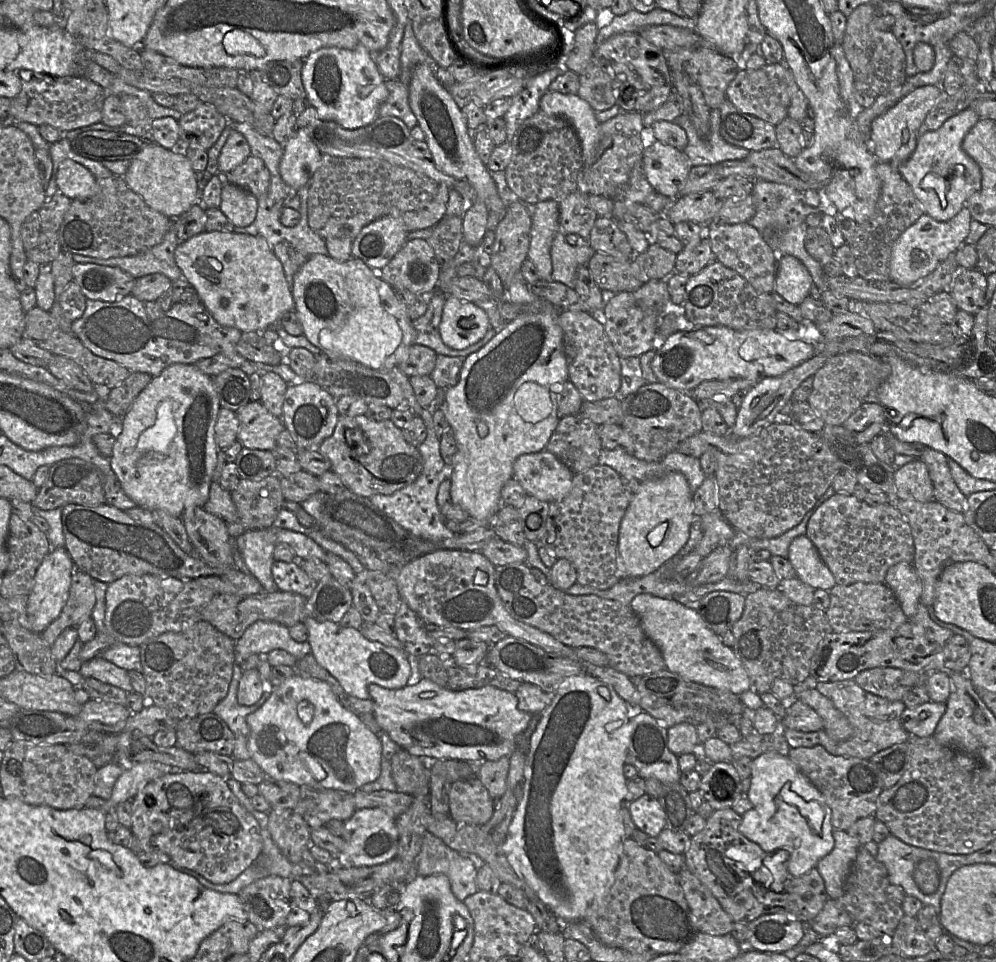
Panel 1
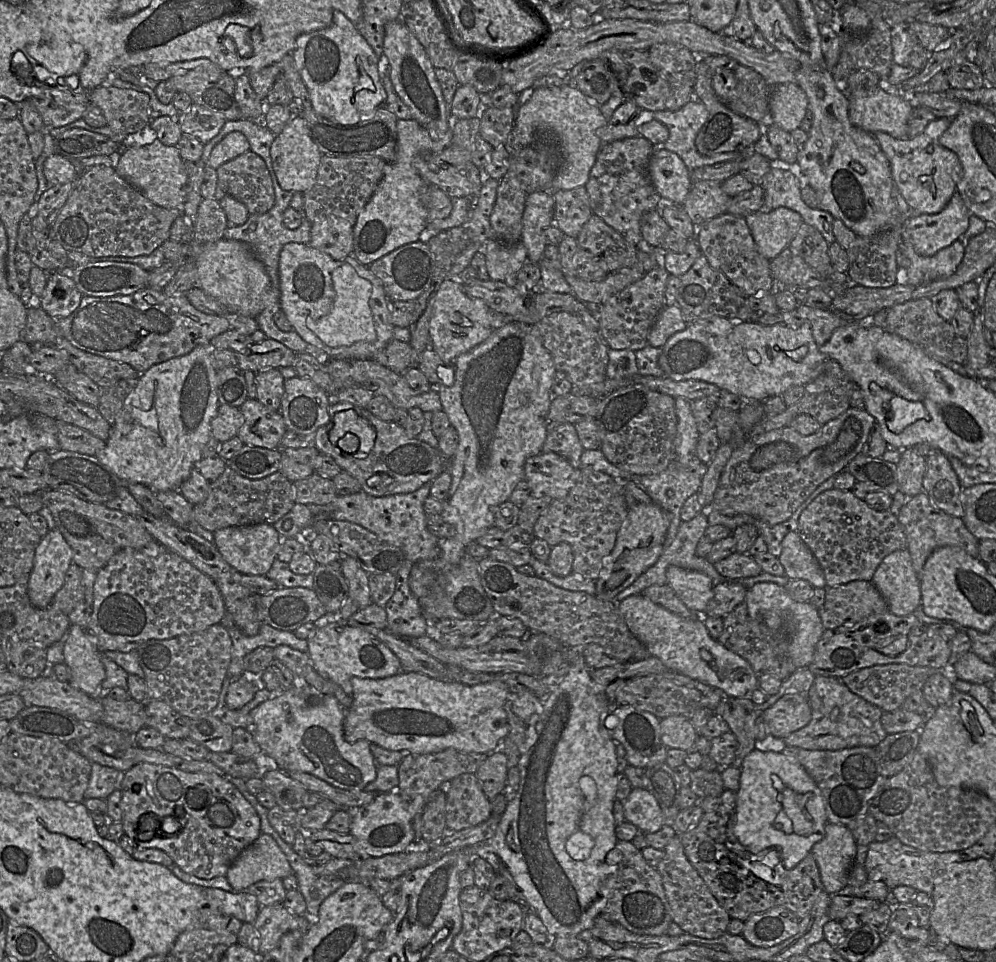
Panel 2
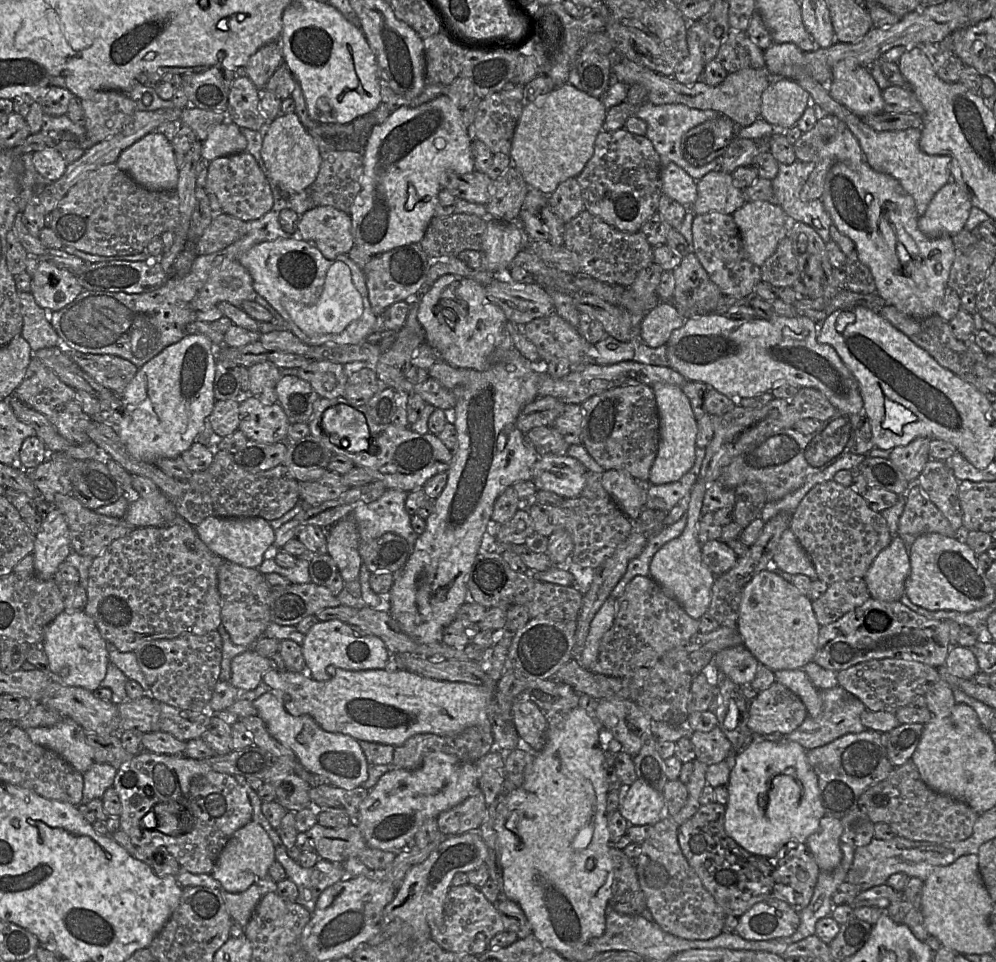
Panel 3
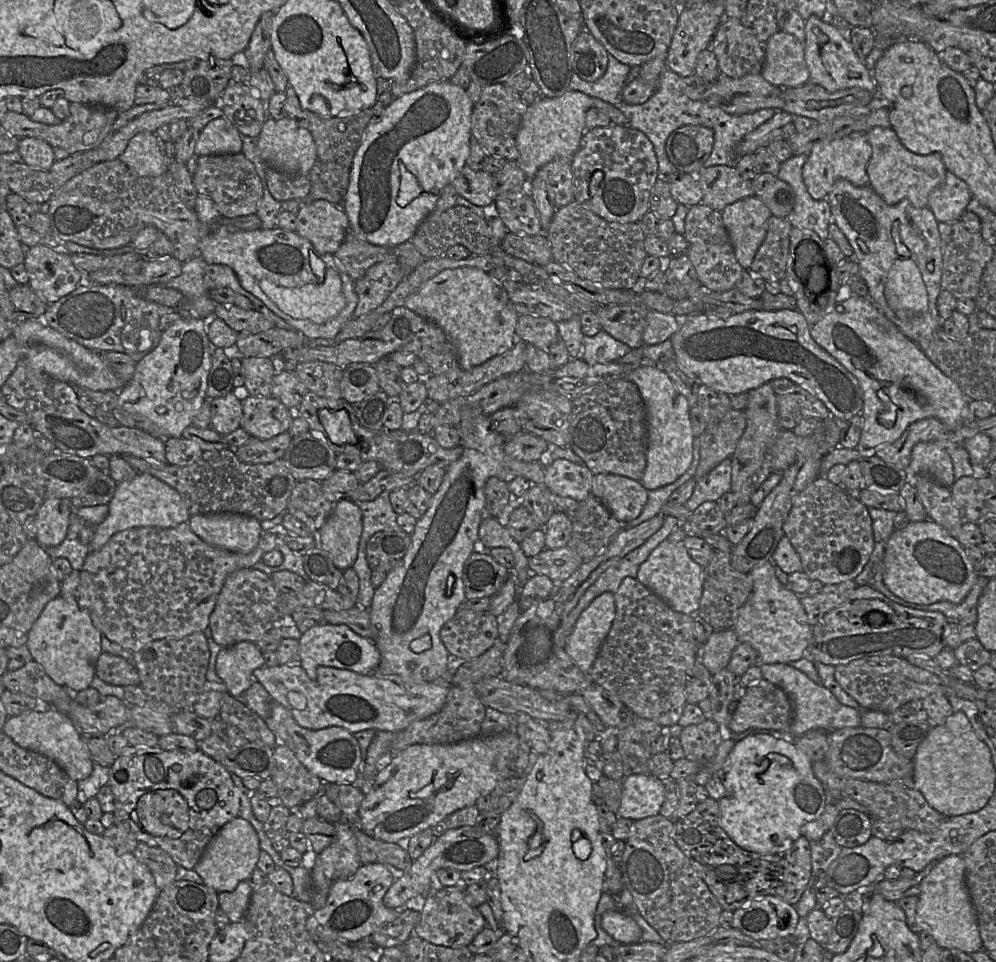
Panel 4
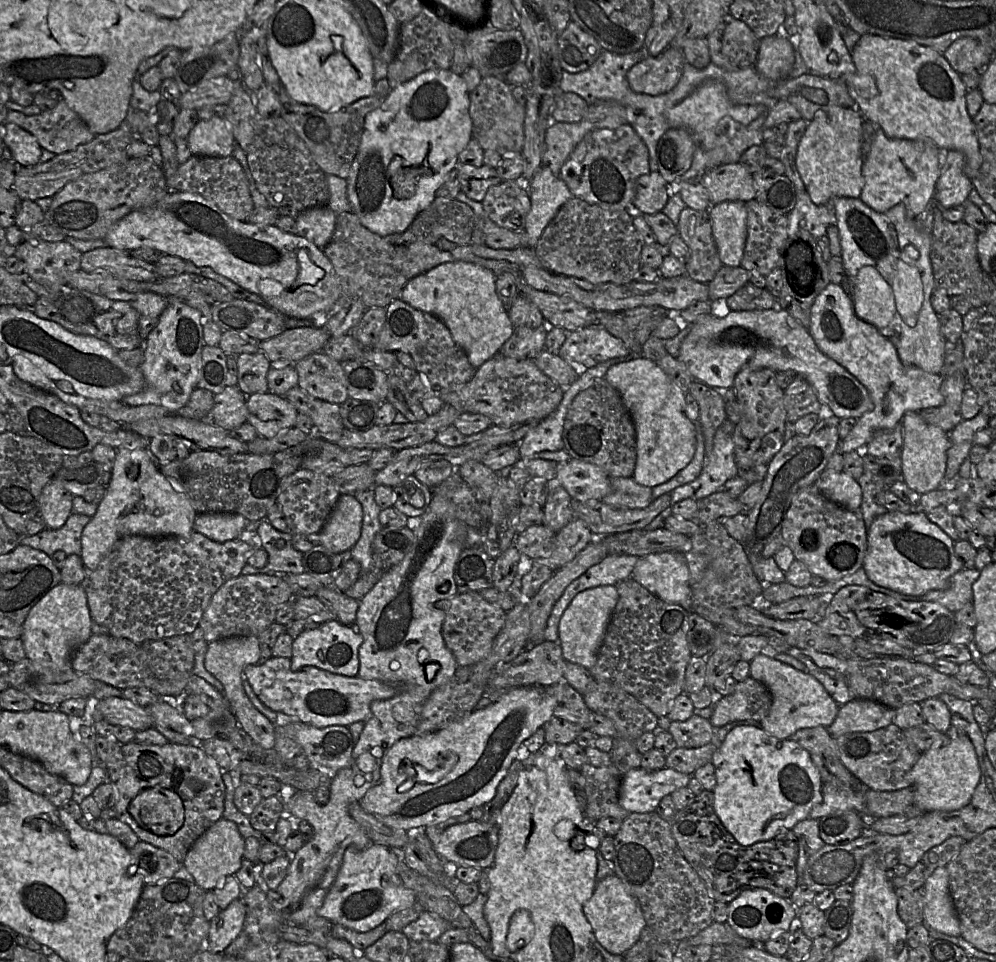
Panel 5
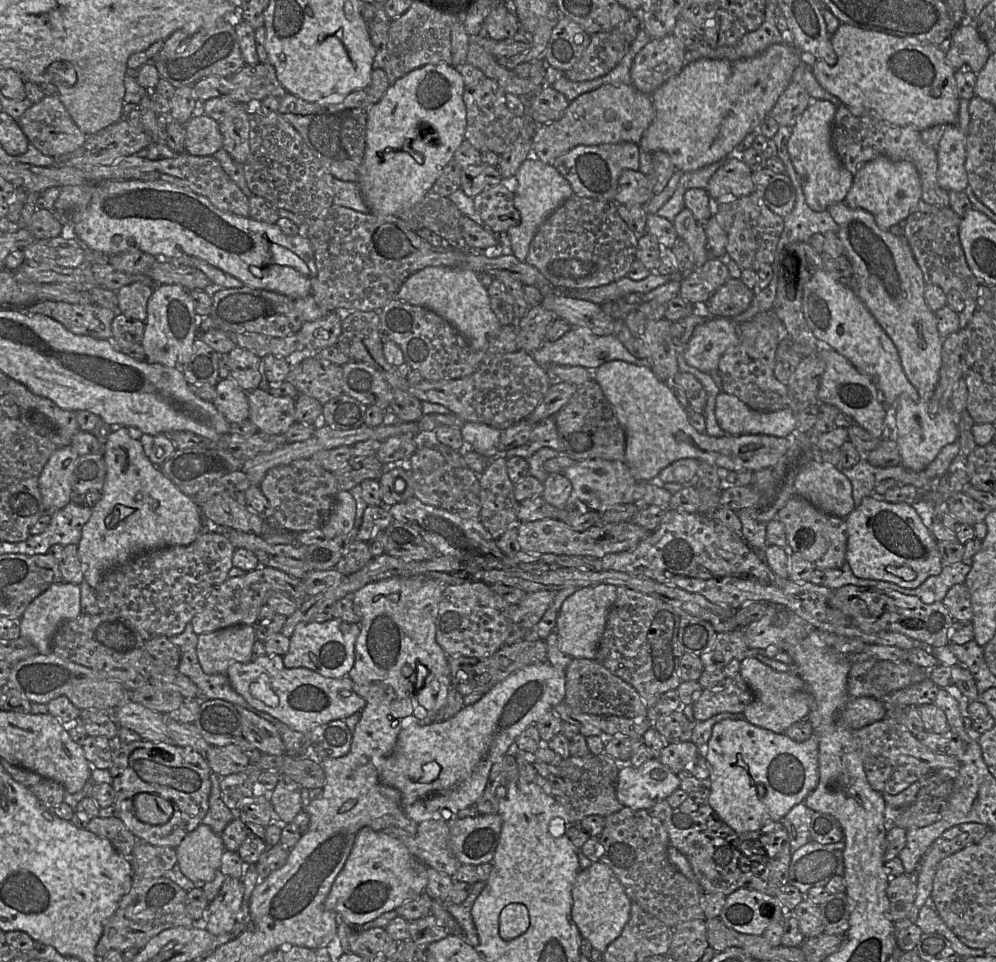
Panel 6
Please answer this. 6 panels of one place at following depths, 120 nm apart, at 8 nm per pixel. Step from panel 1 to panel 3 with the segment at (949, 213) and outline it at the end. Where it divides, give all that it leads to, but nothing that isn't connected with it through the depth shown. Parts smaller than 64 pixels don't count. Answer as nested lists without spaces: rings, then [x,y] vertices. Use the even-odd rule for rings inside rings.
[[[801,77],[796,82],[810,94],[813,105],[818,105],[823,112],[838,117],[846,124],[857,138],[871,168],[889,174],[899,181],[904,190],[914,198],[919,216],[925,213],[936,192],[952,180],[950,156],[930,155],[920,148],[921,128],[877,131],[866,125],[862,118],[846,106],[833,99],[828,93],[826,84],[821,84],[811,77]]]

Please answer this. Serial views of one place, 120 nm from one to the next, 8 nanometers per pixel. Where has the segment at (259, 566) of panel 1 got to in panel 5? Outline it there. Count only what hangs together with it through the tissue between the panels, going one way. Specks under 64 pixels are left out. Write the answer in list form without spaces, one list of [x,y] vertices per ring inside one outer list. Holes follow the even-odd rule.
[[[199,513],[194,521],[194,531],[222,543],[238,539],[249,522],[238,513]]]

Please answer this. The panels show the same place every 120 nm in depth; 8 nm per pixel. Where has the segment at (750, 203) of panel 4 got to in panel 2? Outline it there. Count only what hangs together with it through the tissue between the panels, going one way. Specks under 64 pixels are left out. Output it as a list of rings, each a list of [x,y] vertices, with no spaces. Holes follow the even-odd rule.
[[[779,207],[769,213],[761,211],[745,217],[757,249],[761,255],[772,260],[790,243],[804,222],[796,211]]]

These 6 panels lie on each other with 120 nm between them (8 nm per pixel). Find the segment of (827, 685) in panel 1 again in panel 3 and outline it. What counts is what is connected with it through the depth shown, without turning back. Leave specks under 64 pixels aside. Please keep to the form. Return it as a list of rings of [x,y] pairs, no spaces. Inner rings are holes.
[[[840,685],[820,690],[820,693],[822,698],[820,714],[817,717],[807,717],[795,731],[785,735],[787,739],[799,743],[806,750],[826,745],[845,734],[860,733],[866,729],[861,722],[861,715],[866,706],[858,697]]]

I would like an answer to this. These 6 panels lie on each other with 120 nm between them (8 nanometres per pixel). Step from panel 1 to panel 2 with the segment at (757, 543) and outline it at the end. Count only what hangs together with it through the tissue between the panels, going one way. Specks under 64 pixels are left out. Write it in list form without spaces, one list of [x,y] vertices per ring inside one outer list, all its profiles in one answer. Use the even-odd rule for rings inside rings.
[[[836,475],[831,476],[821,485],[819,485],[817,489],[800,505],[800,507],[798,507],[798,509],[792,514],[792,516],[785,522],[776,525],[770,525],[760,519],[756,519],[756,521],[754,521],[754,525],[757,528],[758,535],[761,535],[764,538],[769,553],[779,556],[781,543],[784,537],[791,531],[797,531],[798,520],[801,513],[818,495],[826,490],[834,488],[835,479]]]

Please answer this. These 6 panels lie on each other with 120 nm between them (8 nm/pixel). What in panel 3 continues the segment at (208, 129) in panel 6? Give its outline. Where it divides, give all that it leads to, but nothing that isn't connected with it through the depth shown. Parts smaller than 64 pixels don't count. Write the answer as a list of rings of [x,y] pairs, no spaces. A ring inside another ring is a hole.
[[[222,122],[214,126],[202,142],[202,158],[209,162],[222,156],[245,152],[247,139],[240,127],[234,123]]]

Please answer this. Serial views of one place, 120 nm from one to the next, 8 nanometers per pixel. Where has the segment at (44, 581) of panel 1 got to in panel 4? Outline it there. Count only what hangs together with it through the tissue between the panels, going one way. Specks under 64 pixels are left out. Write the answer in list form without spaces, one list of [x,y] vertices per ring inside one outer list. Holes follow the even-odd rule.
[[[46,498],[37,513],[36,542],[42,547],[61,544],[66,538],[72,512],[70,499]]]

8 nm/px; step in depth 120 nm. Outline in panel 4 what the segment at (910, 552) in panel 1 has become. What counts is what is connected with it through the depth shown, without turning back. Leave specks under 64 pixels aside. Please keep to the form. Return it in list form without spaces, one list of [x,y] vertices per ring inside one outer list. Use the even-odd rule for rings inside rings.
[[[819,476],[817,479],[815,479],[795,499],[792,509],[784,524],[784,534],[785,536],[788,537],[791,544],[793,545],[793,547],[795,548],[795,550],[800,556],[802,566],[803,566],[802,571],[804,571],[808,575],[811,581],[819,580],[823,582],[825,585],[838,584],[844,581],[854,580],[854,578],[856,578],[862,572],[865,565],[869,561],[875,545],[872,519],[869,514],[868,508],[858,498],[850,495],[849,492],[842,485],[833,484],[831,481],[826,479],[825,476]]]

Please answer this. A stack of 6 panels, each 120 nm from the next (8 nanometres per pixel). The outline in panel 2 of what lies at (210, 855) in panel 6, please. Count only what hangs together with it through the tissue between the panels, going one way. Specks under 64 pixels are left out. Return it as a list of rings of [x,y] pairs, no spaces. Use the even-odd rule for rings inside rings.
[[[262,832],[233,862],[225,877],[235,891],[243,891],[259,881],[291,875],[294,872],[285,854],[271,835]]]

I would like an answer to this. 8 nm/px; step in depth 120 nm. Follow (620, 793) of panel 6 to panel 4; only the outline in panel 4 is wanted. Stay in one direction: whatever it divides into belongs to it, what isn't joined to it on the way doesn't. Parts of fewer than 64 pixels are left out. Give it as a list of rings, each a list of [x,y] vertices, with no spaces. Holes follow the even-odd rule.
[[[632,774],[622,780],[618,818],[633,821],[658,815],[666,795],[666,781],[653,775]]]

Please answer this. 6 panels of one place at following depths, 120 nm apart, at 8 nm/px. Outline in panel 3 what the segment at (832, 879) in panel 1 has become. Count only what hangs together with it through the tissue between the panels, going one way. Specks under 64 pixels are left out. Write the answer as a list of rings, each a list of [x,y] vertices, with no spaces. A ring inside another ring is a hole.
[[[824,815],[818,829],[806,841],[821,871],[833,871],[843,858],[840,848],[843,826],[833,816]]]

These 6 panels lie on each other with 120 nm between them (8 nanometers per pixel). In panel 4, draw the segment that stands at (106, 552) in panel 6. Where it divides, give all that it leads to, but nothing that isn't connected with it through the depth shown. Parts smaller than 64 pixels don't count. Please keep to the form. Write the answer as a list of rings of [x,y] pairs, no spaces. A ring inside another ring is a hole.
[[[138,473],[131,480],[117,483],[115,494],[108,506],[108,516],[95,527],[89,544],[90,552],[101,549],[118,532],[139,527],[174,528],[188,522],[191,517],[179,492],[148,473]]]

